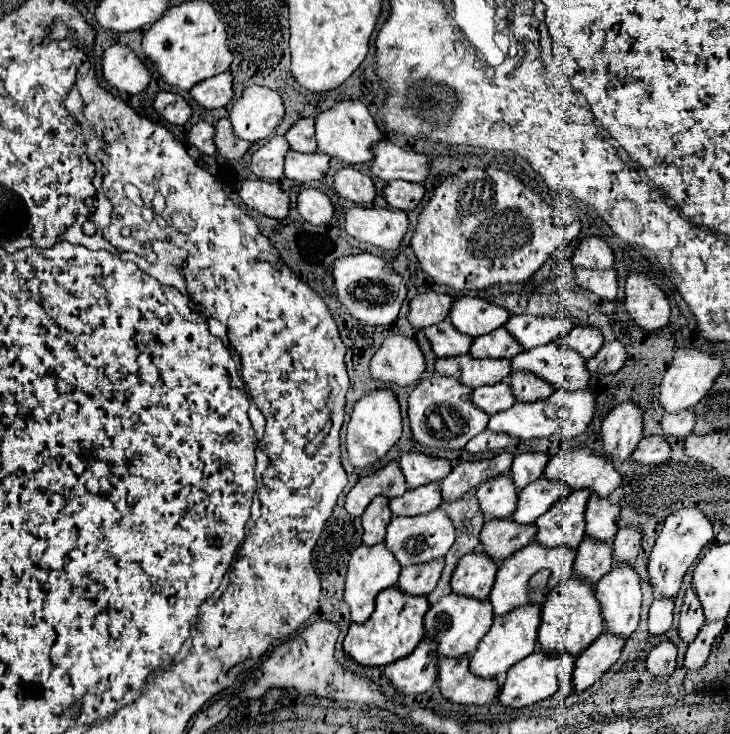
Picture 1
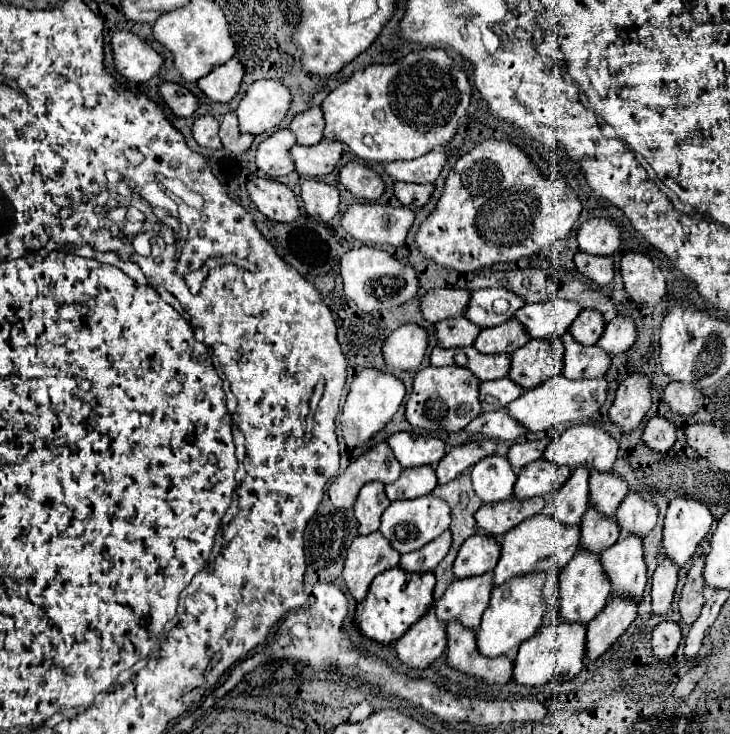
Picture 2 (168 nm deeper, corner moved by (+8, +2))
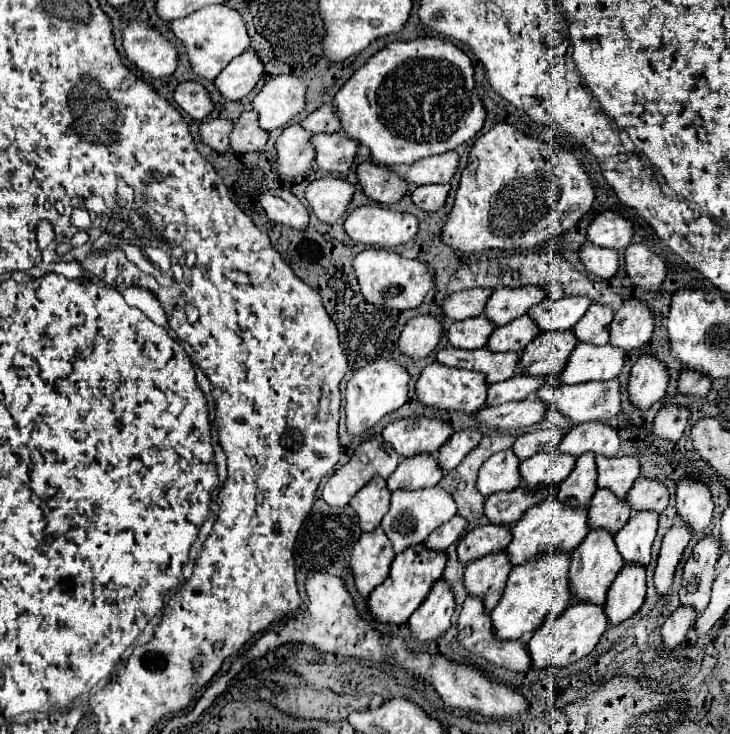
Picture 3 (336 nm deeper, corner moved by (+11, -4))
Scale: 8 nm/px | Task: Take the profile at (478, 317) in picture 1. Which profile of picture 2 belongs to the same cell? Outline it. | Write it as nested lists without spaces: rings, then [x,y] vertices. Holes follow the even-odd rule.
[[[485,288],[485,290],[475,290],[471,292],[465,318],[469,322],[475,322],[479,328],[491,328],[491,326],[501,326],[513,314],[523,306],[525,302],[511,294],[505,288]]]

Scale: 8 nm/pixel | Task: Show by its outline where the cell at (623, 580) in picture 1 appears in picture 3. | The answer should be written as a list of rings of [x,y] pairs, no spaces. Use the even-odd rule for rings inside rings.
[[[650,510],[634,512],[632,518],[620,528],[616,534],[616,546],[624,558],[624,562],[650,562],[652,542],[658,530],[658,514]]]

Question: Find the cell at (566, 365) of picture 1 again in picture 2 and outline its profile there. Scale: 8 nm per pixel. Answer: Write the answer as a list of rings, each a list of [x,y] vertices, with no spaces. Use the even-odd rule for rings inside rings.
[[[569,332],[563,334],[561,340],[565,346],[565,358],[563,358],[563,376],[565,378],[569,378],[569,380],[599,378],[609,370],[611,358],[597,346],[585,348],[585,346],[577,344]]]

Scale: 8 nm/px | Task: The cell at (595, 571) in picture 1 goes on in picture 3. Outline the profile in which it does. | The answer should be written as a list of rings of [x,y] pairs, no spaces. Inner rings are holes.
[[[598,488],[588,508],[590,528],[608,528],[614,534],[628,522],[630,514],[632,510],[628,508],[626,498],[620,500],[618,496],[612,496],[608,488]]]

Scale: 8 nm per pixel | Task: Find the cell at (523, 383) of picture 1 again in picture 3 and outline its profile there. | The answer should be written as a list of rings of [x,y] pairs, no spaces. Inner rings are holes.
[[[540,332],[522,352],[520,368],[530,376],[552,376],[564,370],[572,348],[576,348],[576,336],[568,332]]]

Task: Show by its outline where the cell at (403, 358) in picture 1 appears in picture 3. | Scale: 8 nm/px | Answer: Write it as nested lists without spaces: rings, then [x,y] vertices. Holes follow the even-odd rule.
[[[432,314],[414,316],[404,326],[398,346],[406,356],[410,356],[414,360],[426,358],[432,350],[436,350],[440,338],[442,338],[442,330],[444,330],[442,322],[438,318],[434,318]]]

